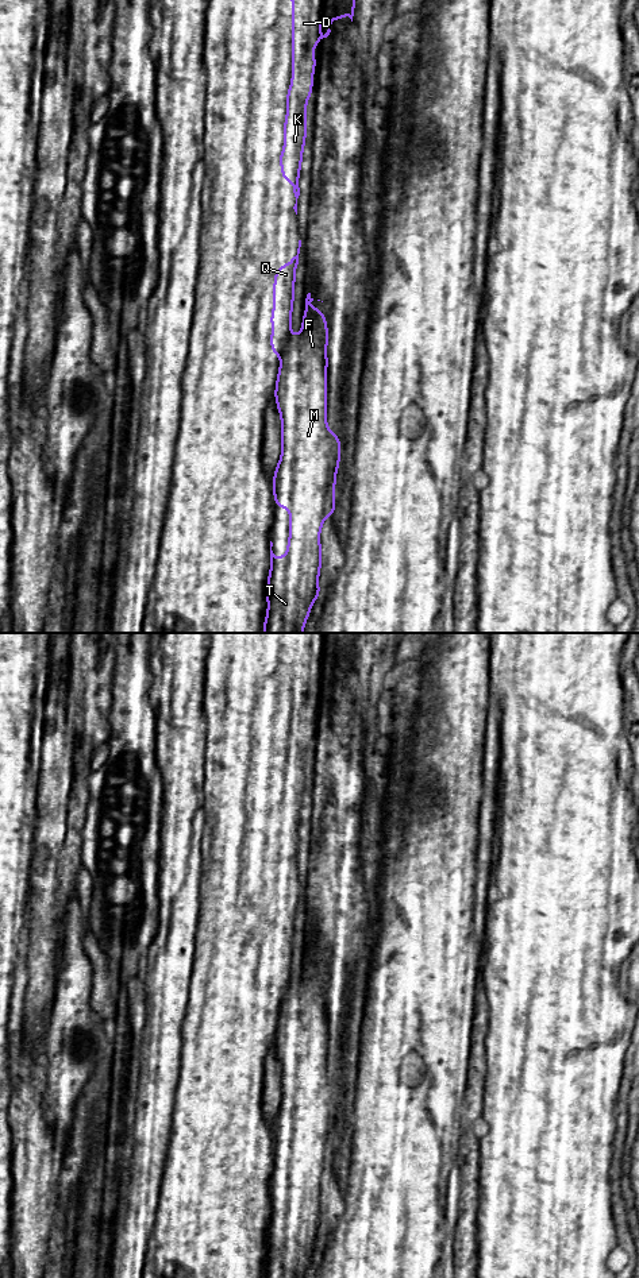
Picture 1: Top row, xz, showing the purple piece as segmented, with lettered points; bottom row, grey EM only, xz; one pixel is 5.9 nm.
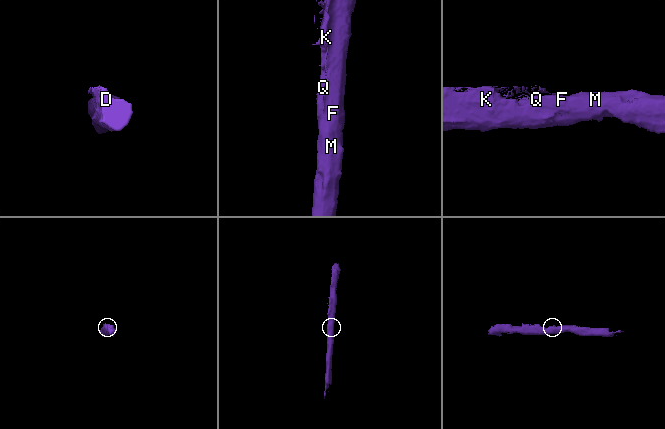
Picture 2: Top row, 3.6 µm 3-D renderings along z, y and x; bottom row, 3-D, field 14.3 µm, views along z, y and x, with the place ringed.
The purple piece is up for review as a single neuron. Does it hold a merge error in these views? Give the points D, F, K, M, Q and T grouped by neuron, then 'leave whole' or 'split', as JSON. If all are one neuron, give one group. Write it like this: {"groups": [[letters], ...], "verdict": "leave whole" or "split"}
{"groups": [["D", "F", "K", "M", "Q", "T"]], "verdict": "leave whole"}

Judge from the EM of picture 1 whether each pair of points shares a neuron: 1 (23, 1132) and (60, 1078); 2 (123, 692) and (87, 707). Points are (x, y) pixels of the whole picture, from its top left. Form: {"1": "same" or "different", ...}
{"1": "different", "2": "different"}

